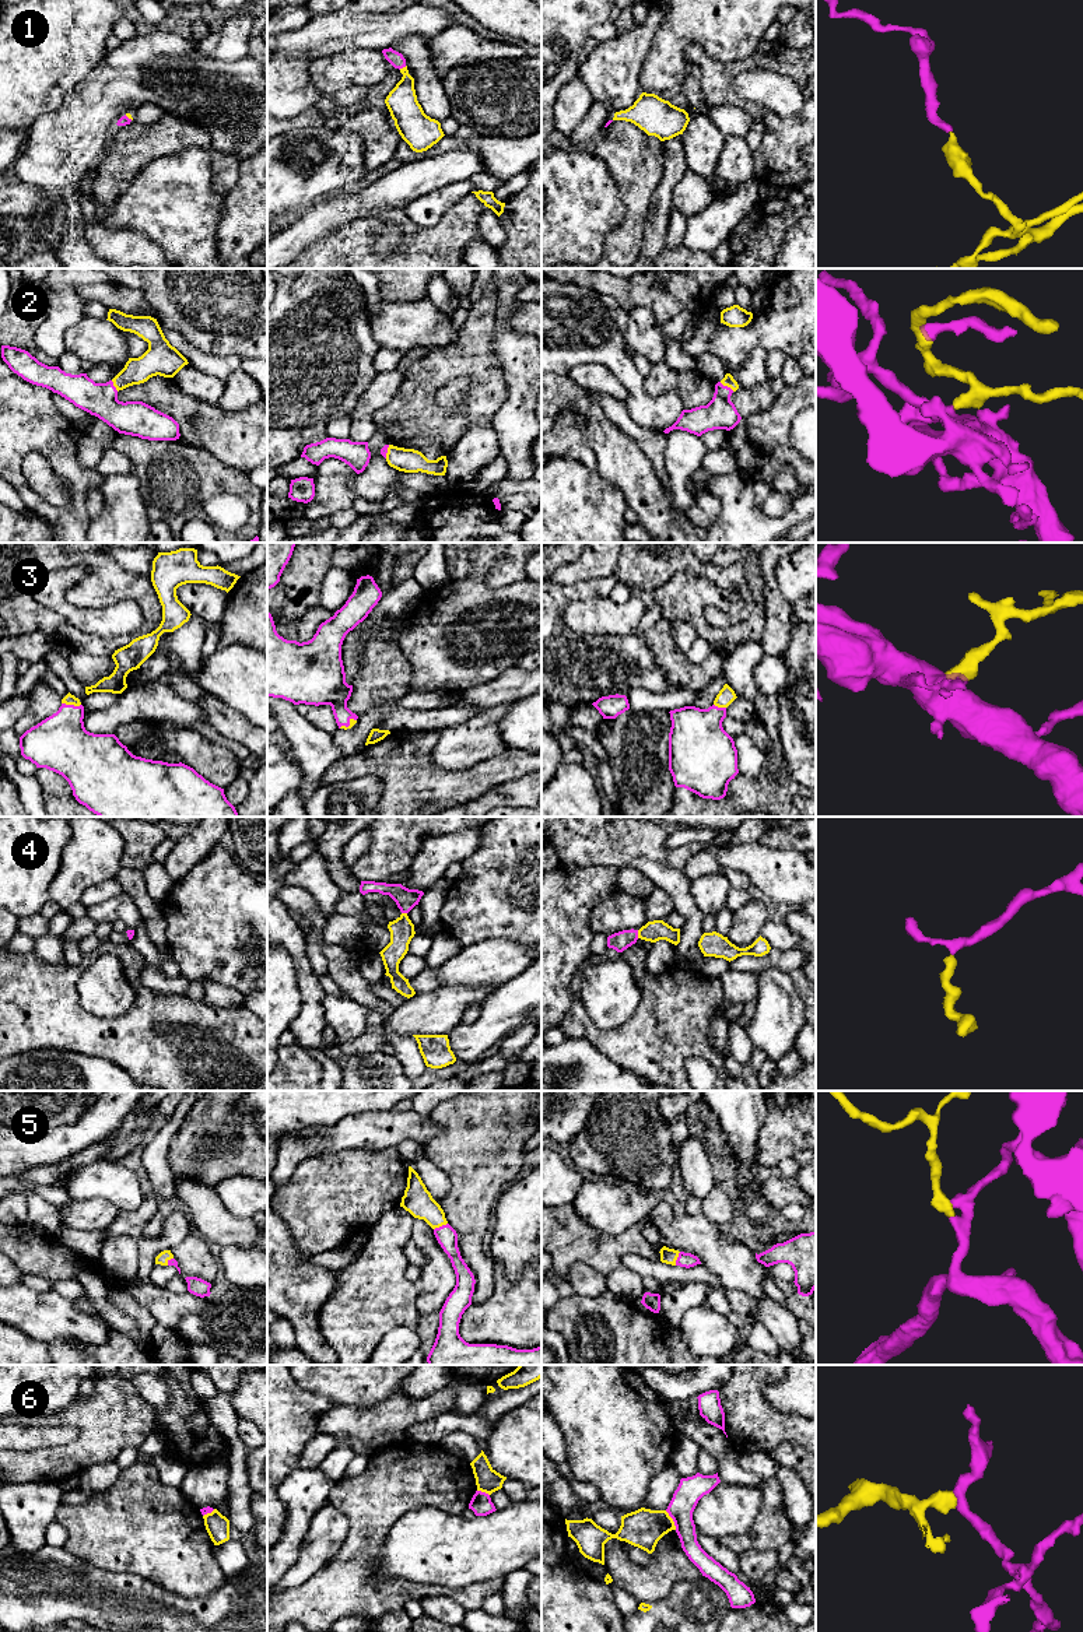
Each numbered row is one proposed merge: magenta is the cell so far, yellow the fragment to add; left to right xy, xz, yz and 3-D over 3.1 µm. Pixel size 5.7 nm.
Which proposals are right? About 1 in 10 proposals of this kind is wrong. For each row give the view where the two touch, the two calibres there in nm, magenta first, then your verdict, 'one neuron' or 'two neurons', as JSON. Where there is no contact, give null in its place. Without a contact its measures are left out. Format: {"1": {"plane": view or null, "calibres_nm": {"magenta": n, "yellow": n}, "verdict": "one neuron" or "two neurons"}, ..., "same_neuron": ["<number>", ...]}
{"1": {"plane": "xz", "calibres_nm": {"magenta": 90, "yellow": 180}, "verdict": "one neuron"}, "2": {"plane": "yz", "calibres_nm": {"magenta": 180, "yellow": 70}, "verdict": "one neuron"}, "3": {"plane": "xy", "calibres_nm": {"magenta": 320, "yellow": 60}, "verdict": "one neuron"}, "4": {"plane": "yz", "calibres_nm": {"magenta": 110, "yellow": 120}, "verdict": "one neuron"}, "5": {"plane": "xz", "calibres_nm": {"magenta": 120, "yellow": 170}, "verdict": "one neuron"}, "6": {"plane": "yz", "calibres_nm": {"magenta": 150, "yellow": 220}, "verdict": "two neurons"}, "same_neuron": ["1", "2", "3", "4", "5"]}

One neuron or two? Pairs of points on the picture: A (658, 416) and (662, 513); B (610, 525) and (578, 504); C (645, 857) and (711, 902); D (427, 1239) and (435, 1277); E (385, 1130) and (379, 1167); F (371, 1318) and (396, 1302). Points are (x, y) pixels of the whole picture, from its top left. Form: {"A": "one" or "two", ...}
{"A": "two", "B": "one", "C": "two", "D": "one", "E": "two", "F": "one"}

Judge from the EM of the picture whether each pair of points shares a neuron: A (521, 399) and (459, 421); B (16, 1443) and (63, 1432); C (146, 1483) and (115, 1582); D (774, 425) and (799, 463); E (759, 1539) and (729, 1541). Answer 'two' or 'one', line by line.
A: two
B: one
C: two
D: one
E: one

